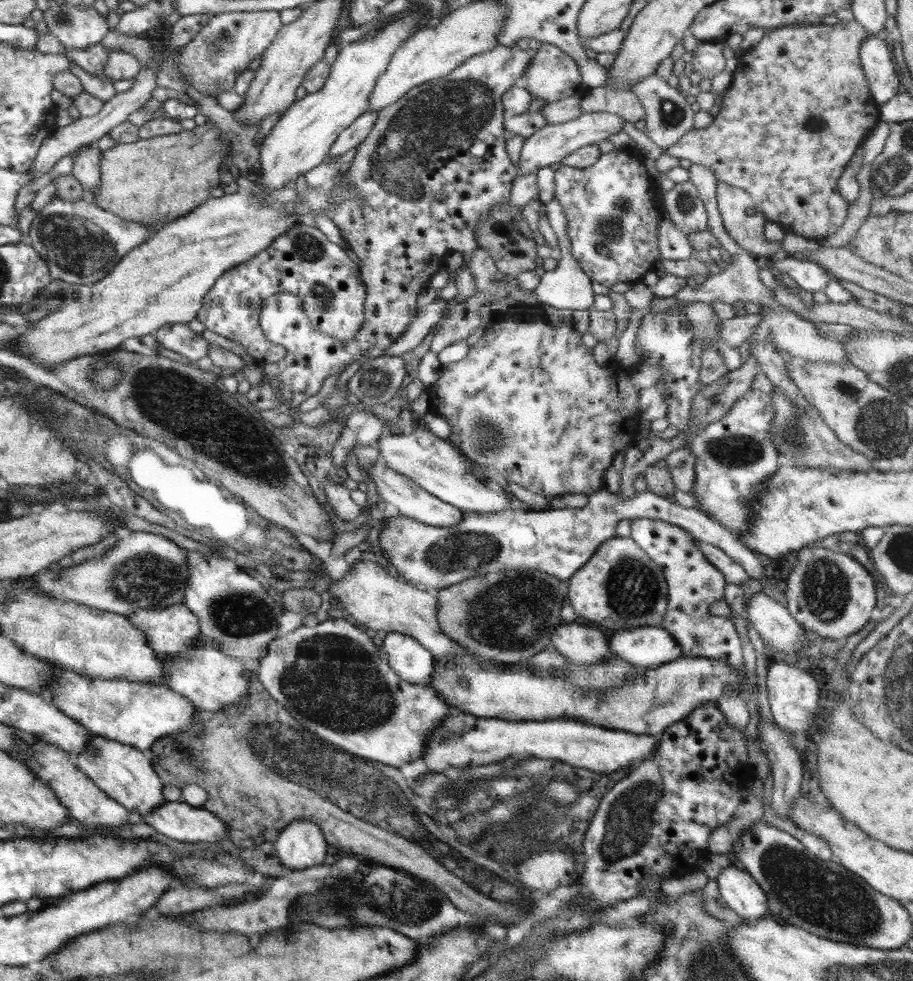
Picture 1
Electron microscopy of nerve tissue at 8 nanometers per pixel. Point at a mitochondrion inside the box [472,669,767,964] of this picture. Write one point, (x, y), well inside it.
(630, 819)

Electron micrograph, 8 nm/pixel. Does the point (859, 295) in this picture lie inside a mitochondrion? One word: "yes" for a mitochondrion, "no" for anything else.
no

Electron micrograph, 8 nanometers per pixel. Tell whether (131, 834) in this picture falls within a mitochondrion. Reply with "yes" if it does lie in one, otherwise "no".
no

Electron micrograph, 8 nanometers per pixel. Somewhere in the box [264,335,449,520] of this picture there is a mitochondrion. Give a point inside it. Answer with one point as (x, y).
(376, 382)

